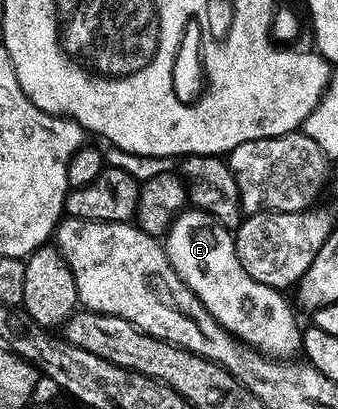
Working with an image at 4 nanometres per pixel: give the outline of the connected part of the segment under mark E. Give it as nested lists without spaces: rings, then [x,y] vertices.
[[[196,208],[183,211],[176,218],[163,243],[167,259],[173,264],[177,276],[181,276],[181,280],[195,293],[197,300],[201,300],[201,304],[209,308],[213,320],[217,320],[217,324],[221,324],[235,339],[276,360],[294,359],[294,354],[298,355],[302,351],[303,330],[295,319],[296,307],[290,302],[291,307],[282,298],[284,295],[280,291],[253,280],[253,276],[245,272],[241,256],[237,254],[234,233],[221,225],[212,215]]]

